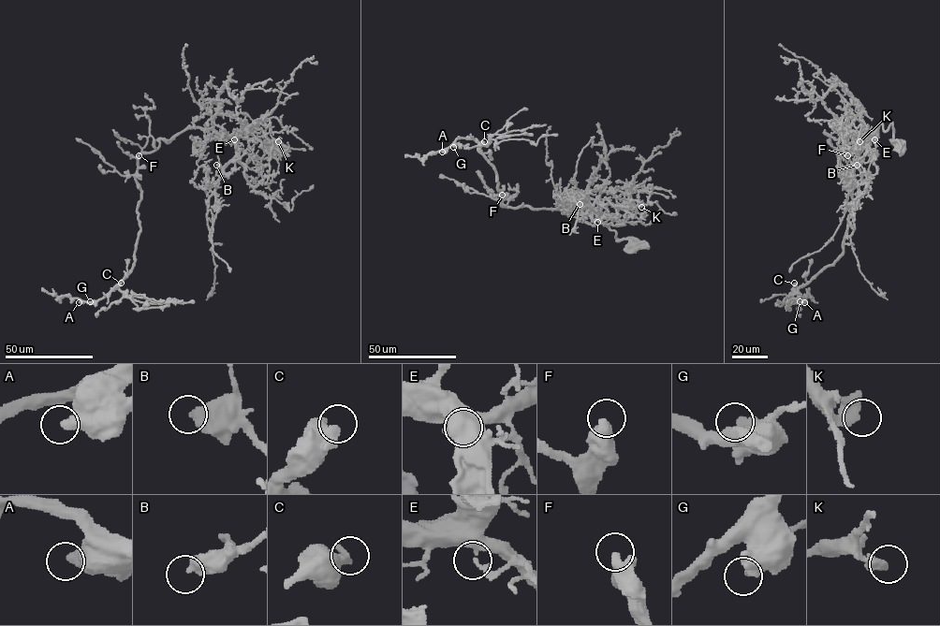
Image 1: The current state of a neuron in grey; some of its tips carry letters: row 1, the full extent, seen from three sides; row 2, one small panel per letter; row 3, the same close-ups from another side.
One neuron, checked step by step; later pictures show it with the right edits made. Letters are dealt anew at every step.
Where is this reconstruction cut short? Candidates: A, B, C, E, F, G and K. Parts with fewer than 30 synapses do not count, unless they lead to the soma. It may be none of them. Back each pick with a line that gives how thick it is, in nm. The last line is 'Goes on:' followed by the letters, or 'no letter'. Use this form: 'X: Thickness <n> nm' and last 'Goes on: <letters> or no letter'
Goes on: no letter

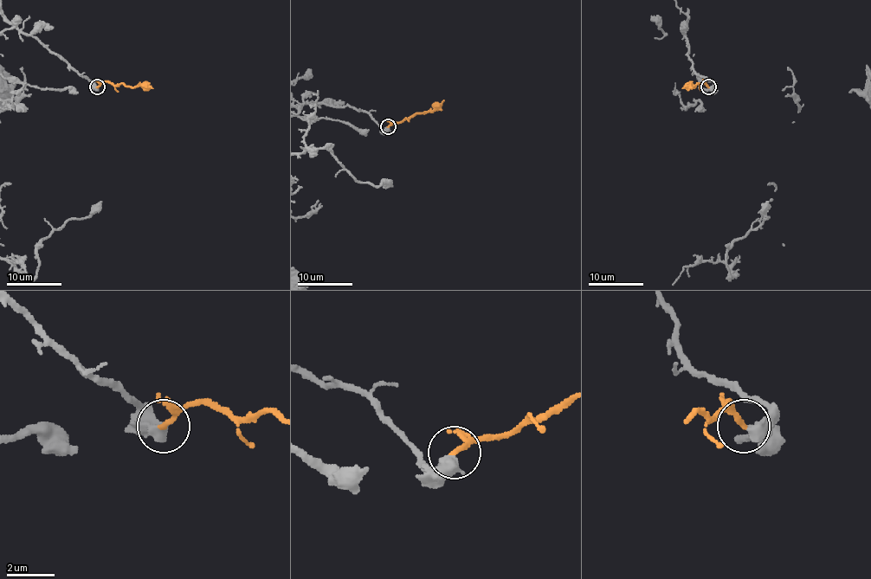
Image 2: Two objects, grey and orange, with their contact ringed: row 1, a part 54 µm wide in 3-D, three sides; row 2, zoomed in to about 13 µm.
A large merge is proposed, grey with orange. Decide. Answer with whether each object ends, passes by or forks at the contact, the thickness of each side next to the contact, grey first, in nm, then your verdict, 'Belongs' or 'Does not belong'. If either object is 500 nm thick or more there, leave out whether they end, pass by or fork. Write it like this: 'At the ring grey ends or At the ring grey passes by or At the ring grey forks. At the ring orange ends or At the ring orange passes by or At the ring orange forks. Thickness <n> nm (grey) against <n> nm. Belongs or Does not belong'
Thickness 550 nm (grey) against 220 nm. Belongs

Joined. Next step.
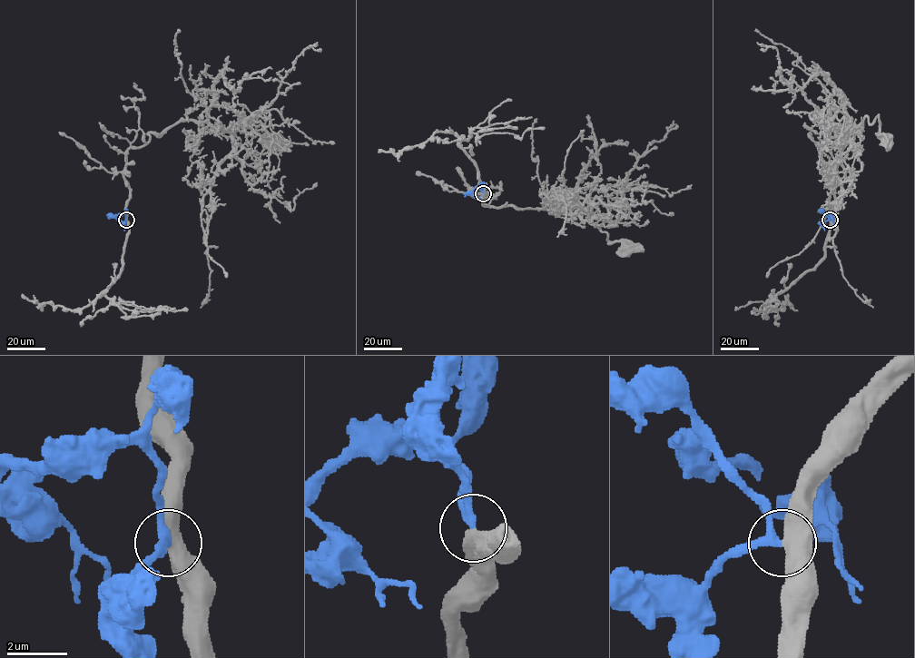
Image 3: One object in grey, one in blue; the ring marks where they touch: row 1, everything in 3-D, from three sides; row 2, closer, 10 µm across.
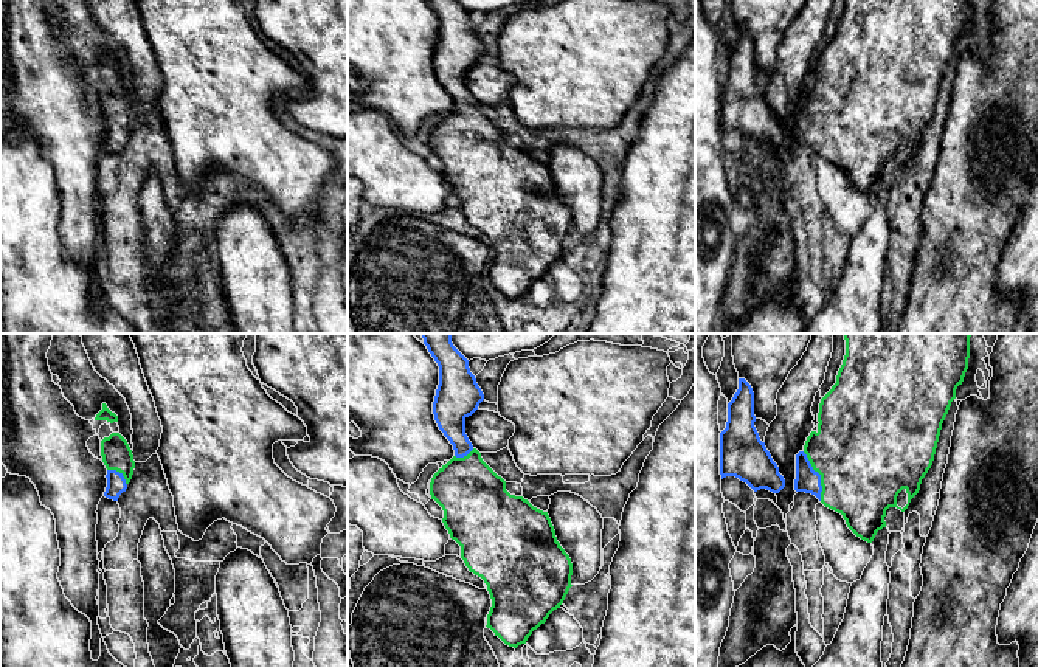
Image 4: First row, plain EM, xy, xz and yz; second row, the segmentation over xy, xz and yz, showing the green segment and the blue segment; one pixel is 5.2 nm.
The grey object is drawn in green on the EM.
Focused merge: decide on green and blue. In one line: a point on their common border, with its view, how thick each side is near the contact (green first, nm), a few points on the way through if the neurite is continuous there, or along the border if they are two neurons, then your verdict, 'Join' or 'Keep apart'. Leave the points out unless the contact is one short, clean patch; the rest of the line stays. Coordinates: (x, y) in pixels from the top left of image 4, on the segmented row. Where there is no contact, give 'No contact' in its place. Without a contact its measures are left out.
Touches green at yz (821, 476). Thickness 500 nm (green) against 120 nm. Path across: yz (861, 450), (821, 476), (807, 480). Join

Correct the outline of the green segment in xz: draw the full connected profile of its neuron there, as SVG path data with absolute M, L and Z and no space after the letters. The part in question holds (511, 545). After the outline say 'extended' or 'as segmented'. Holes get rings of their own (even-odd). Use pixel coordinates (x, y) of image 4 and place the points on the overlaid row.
M422 334L424 344L439 366L439 385L433 402L433 414L439 430L450 441L455 456L442 465L431 478L430 495L444 510L442 523L450 538L461 546L461 558L470 572L481 577L487 585L492 607L487 614L487 628L506 645L517 648L549 614L560 608L571 585L573 563L560 546L548 512L534 507L523 496L510 495L506 481L498 476L481 458L465 434L465 419L472 416L484 394L470 372L469 360L453 346L452 334Z | extended

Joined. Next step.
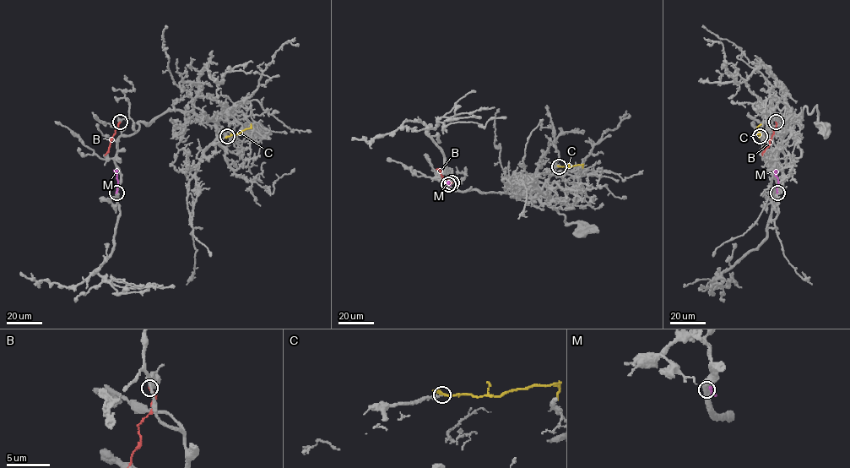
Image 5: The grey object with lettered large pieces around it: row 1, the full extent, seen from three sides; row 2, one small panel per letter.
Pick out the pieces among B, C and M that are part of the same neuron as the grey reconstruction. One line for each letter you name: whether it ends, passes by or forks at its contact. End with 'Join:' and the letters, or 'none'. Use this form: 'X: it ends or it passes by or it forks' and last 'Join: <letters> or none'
Join: none

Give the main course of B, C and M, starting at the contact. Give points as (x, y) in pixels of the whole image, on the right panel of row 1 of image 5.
B: (776, 122), (770, 144), (762, 155)
C: (760, 136), (758, 127), (760, 123)
M: (777, 193), (776, 170)

